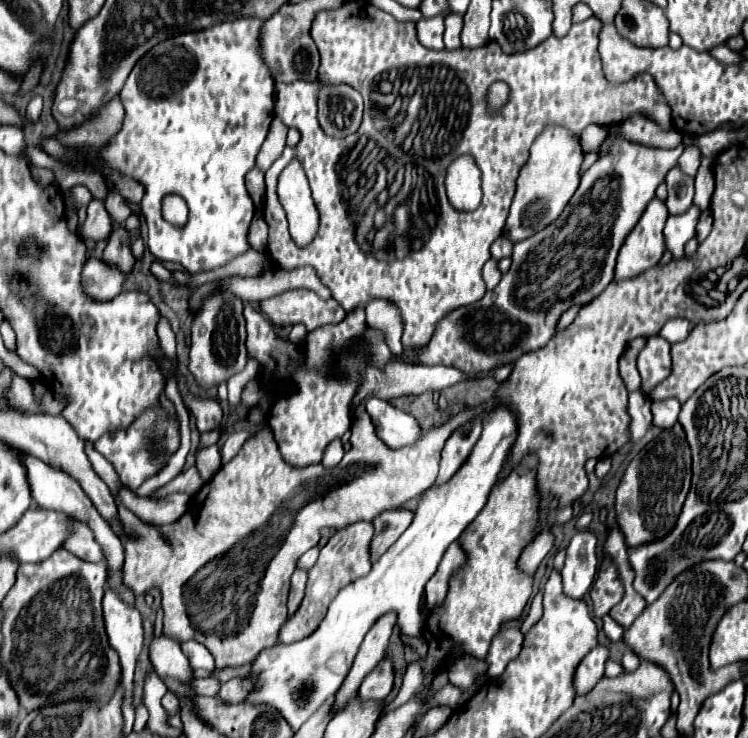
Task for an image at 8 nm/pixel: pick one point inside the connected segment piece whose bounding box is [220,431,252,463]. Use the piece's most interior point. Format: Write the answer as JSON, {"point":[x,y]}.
{"point":[234,442]}

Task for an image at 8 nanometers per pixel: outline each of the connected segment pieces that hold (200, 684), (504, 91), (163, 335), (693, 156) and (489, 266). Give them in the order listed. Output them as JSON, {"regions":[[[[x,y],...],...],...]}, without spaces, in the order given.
{"regions":[[[[194,677],[190,683],[192,683],[192,689],[198,695],[208,695],[208,697],[214,697],[216,691],[218,691],[218,687],[220,687],[220,683],[216,679],[212,679],[212,677],[206,677],[206,679],[196,679]]],[[[494,81],[488,89],[488,95],[486,95],[486,103],[488,107],[498,113],[510,99],[510,87],[504,83],[504,81]]],[[[162,317],[160,323],[158,323],[158,337],[160,337],[160,345],[162,345],[162,349],[166,351],[168,359],[170,359],[170,361],[176,361],[176,359],[174,359],[174,355],[176,355],[174,331],[170,329],[170,325],[168,325],[168,321],[166,321],[164,317]]],[[[686,147],[684,153],[682,153],[680,159],[678,159],[678,167],[680,167],[686,175],[694,177],[700,166],[700,157],[701,152],[699,149],[696,149],[696,147]]],[[[490,259],[490,261],[484,265],[482,275],[484,275],[484,281],[486,281],[486,287],[488,287],[488,289],[494,289],[494,287],[500,283],[500,277],[502,277],[502,273],[498,271],[494,259]]]]}

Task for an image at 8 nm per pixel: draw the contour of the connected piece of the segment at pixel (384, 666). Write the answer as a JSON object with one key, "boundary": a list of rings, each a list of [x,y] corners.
{"boundary":[[[382,659],[374,667],[374,671],[370,671],[368,679],[364,679],[364,683],[360,685],[358,697],[362,701],[382,701],[390,693],[392,683],[394,683],[394,667],[390,661]]]}

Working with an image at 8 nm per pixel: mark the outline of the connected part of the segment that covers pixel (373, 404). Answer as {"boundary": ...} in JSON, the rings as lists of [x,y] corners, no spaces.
{"boundary":[[[372,397],[366,403],[366,411],[372,417],[376,435],[392,449],[414,445],[422,437],[422,427],[418,419],[406,411],[394,409],[384,399]]]}

